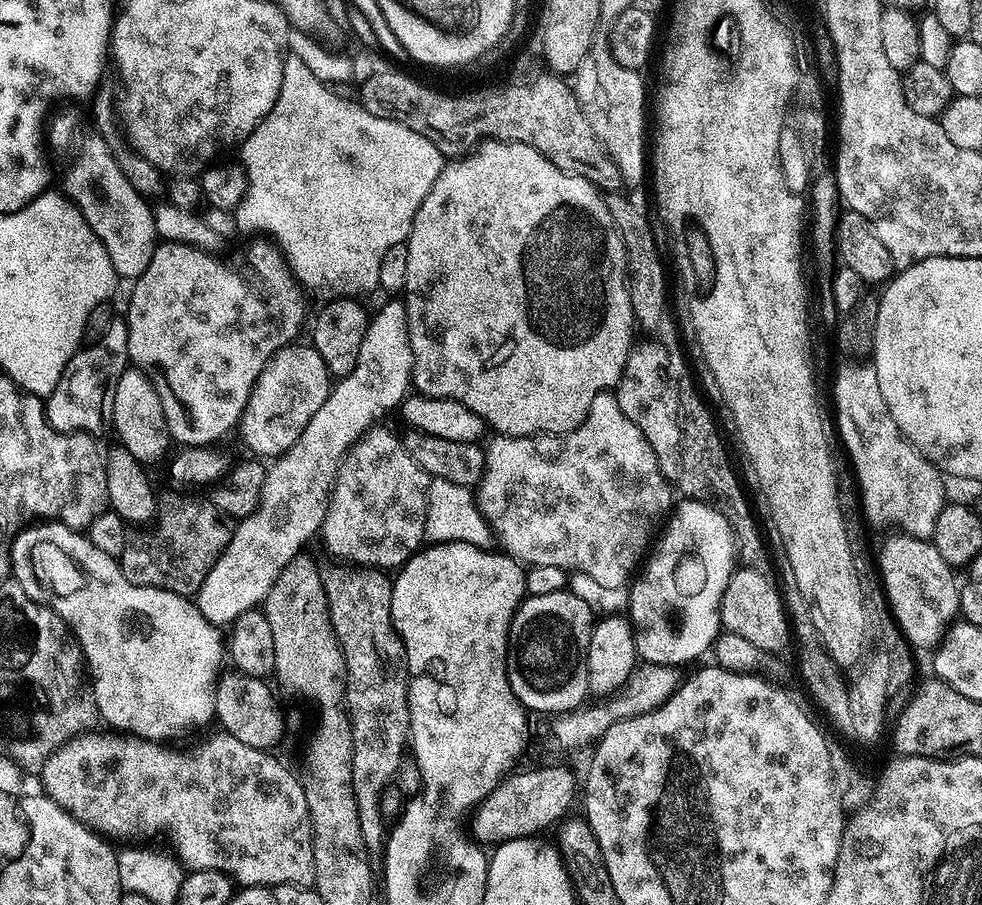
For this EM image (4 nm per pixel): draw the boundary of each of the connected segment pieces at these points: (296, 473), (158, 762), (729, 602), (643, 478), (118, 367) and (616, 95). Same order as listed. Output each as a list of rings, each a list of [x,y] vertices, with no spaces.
[[[388,298],[388,301],[386,301],[377,312],[373,311],[371,313],[368,321],[368,329],[366,330],[366,338],[362,338],[362,350],[358,350],[358,362],[354,362],[354,370],[350,370],[350,374],[339,377],[339,379],[333,383],[332,391],[328,393],[326,402],[322,402],[322,407],[314,413],[314,418],[310,418],[310,422],[306,422],[306,430],[302,430],[298,442],[294,442],[294,446],[290,446],[290,450],[286,450],[281,456],[275,457],[275,459],[269,463],[272,465],[269,466],[268,473],[263,473],[262,483],[260,485],[260,500],[257,502],[255,510],[251,512],[249,516],[243,517],[243,519],[237,523],[240,524],[237,528],[235,525],[235,527],[231,529],[226,550],[218,558],[218,562],[214,562],[210,574],[206,574],[204,581],[198,585],[197,592],[200,593],[194,596],[194,603],[206,619],[217,626],[228,626],[231,625],[232,621],[237,620],[246,610],[263,605],[265,598],[270,594],[270,590],[278,578],[278,574],[282,574],[282,570],[285,566],[305,549],[303,547],[307,544],[308,540],[317,539],[320,527],[324,525],[324,519],[328,513],[332,489],[336,486],[336,475],[340,473],[340,464],[343,462],[344,456],[352,445],[355,444],[369,428],[373,427],[374,422],[383,421],[380,419],[382,419],[391,408],[399,409],[401,405],[403,405],[406,397],[409,395],[411,383],[412,347],[410,346],[408,323],[406,322],[406,306],[404,305],[403,299]]]
[[[93,730],[82,736],[68,740],[60,748],[47,756],[43,764],[39,765],[40,784],[43,795],[49,796],[62,810],[66,810],[78,822],[82,822],[93,832],[99,832],[105,838],[128,840],[124,842],[144,842],[147,836],[165,836],[167,847],[171,849],[177,860],[185,869],[201,872],[214,870],[230,877],[237,885],[244,888],[262,888],[273,884],[292,884],[295,888],[307,888],[315,885],[316,871],[314,870],[314,850],[312,849],[312,823],[310,810],[306,806],[306,794],[301,777],[295,776],[280,760],[272,757],[271,751],[248,746],[229,732],[216,730],[209,740],[196,744],[193,748],[171,748],[171,743],[143,740],[141,736],[121,734],[116,730]]]
[[[743,566],[737,567],[736,571],[732,573],[720,603],[720,623],[723,631],[742,634],[742,638],[746,638],[746,642],[754,642],[754,646],[758,646],[763,652],[780,654],[780,651],[787,646],[788,640],[790,644],[790,619],[785,611],[781,589],[776,584],[772,585],[772,578],[767,572],[750,570]]]
[[[611,391],[600,392],[584,421],[569,432],[534,436],[496,434],[491,438],[486,444],[484,472],[474,495],[495,543],[525,566],[558,566],[569,574],[590,574],[602,586],[625,587],[628,575],[641,567],[658,529],[673,511],[674,499],[669,477],[658,466],[646,434],[622,414],[615,395]]]
[[[114,318],[110,326],[99,338],[91,341],[92,345],[81,347],[70,358],[64,368],[58,386],[46,397],[44,414],[49,424],[60,432],[86,432],[100,434],[109,427],[114,410],[114,386],[118,378],[130,367],[128,359],[128,321]]]
[[[597,35],[592,48],[574,73],[574,91],[590,130],[620,171],[621,181],[636,188],[646,180],[646,136],[644,140],[644,80],[640,72],[614,62],[607,35]]]

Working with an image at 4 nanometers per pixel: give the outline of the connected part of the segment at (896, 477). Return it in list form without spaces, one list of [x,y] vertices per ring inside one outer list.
[[[871,363],[868,364],[848,364],[845,368],[840,368],[836,372],[836,424],[840,427],[840,436],[844,439],[844,448],[848,451],[848,456],[852,459],[852,464],[856,467],[856,480],[860,483],[860,496],[864,499],[864,512],[868,515],[867,523],[869,525],[877,524],[880,528],[892,528],[888,530],[899,530],[901,533],[910,536],[919,536],[921,538],[931,537],[932,531],[936,528],[938,522],[938,514],[944,509],[946,503],[946,497],[944,497],[944,484],[942,479],[942,473],[935,464],[931,464],[917,450],[907,438],[900,433],[898,426],[894,422],[894,418],[890,414],[890,410],[886,406],[886,398],[882,398],[882,390],[878,386],[878,374],[875,367]]]

